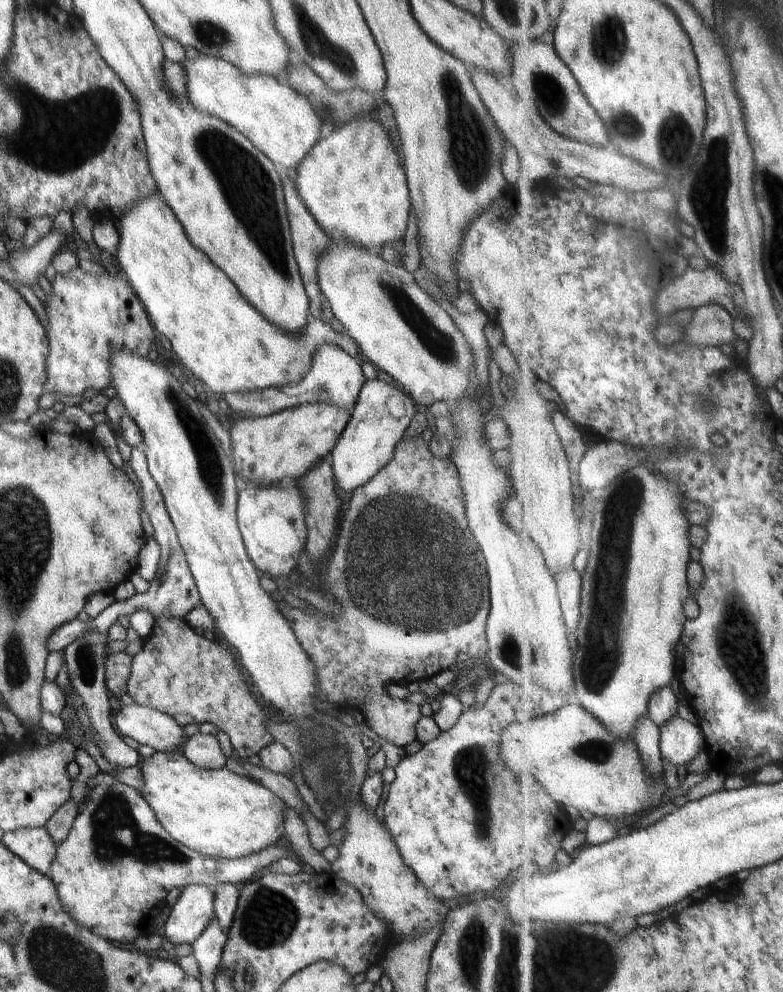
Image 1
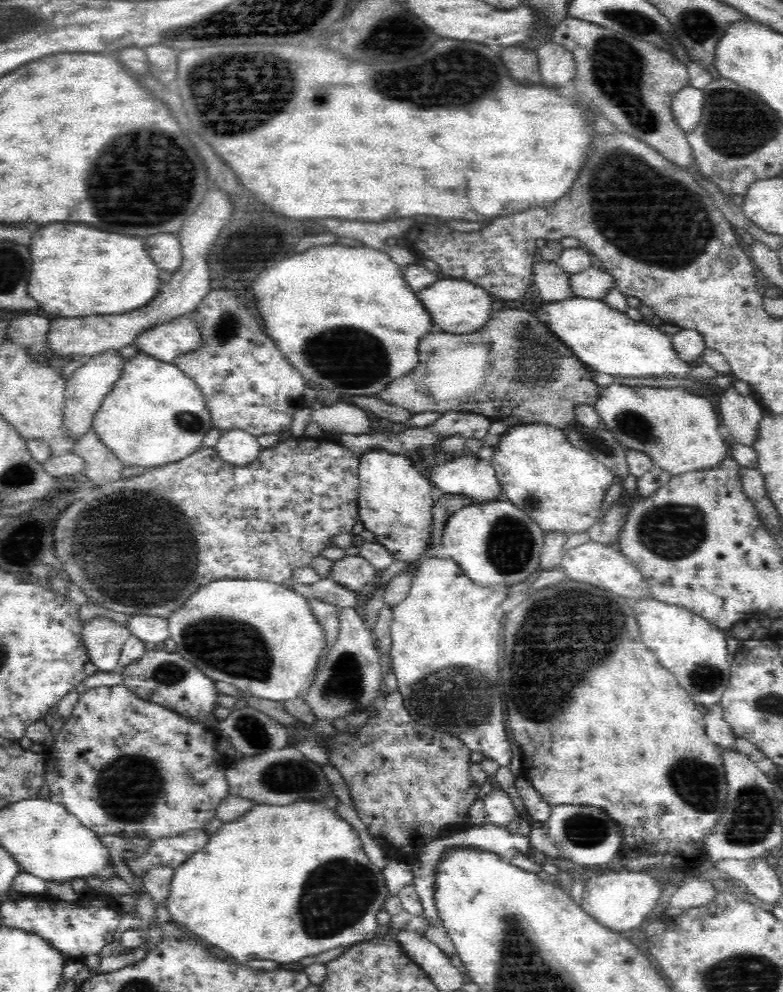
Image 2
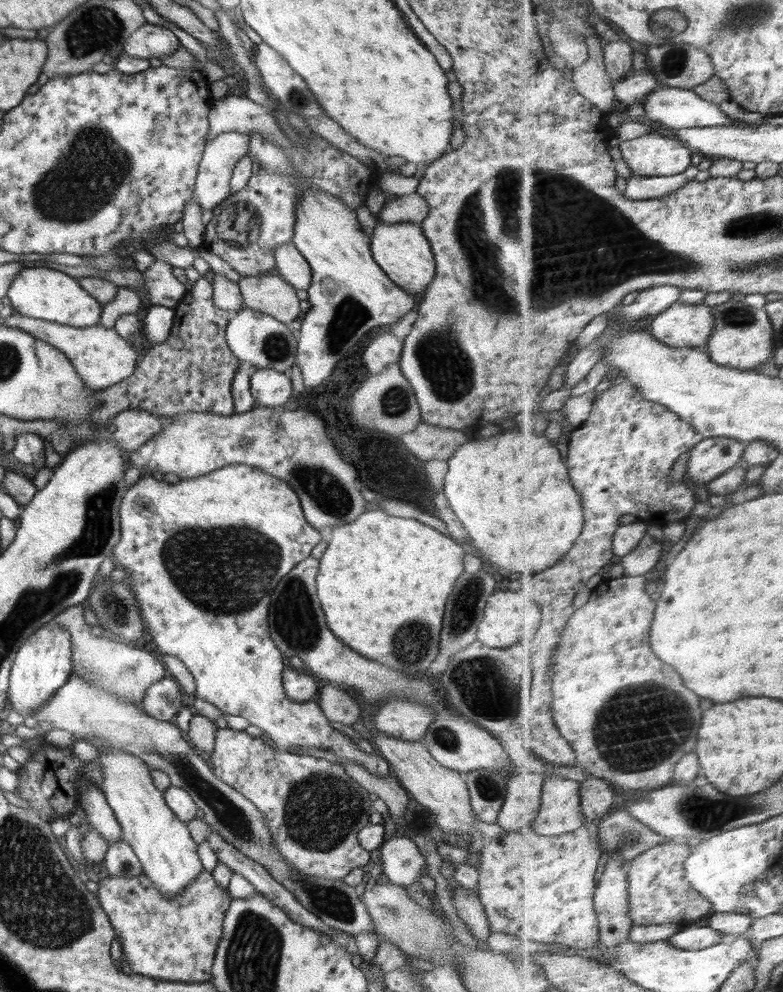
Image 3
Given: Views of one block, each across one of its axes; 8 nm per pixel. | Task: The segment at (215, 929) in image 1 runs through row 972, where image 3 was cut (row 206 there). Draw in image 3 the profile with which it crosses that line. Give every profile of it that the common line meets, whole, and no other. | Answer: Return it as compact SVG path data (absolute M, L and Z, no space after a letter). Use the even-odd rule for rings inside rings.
M223 132L205 143L195 182L195 199L203 209L212 210L231 195L230 181L236 163L247 155L249 136L241 132Z

